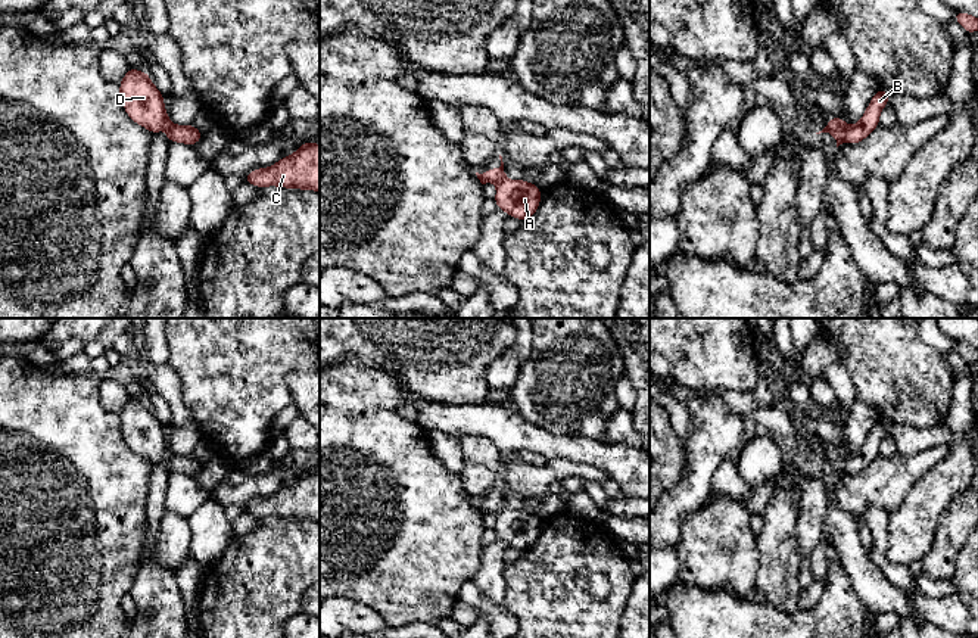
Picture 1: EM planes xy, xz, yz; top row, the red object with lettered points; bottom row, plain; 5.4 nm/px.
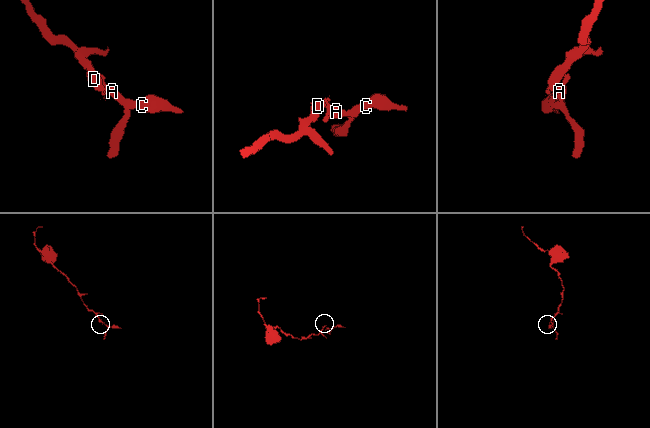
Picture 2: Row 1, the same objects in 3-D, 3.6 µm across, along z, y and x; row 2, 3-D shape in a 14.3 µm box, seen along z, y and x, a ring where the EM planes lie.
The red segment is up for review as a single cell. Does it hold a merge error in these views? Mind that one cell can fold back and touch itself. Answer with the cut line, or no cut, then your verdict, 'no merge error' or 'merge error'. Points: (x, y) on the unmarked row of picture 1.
xy (173, 453), (168, 461), (170, 472) | merge error

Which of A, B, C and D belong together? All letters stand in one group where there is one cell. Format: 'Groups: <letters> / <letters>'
Groups: A B C / D

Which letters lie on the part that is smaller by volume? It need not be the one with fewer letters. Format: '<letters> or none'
A, B, C

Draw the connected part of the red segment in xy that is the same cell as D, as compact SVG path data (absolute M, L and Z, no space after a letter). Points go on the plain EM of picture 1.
M130 396L119 413L119 426L127 446L156 464L166 455L168 469L171 451L165 441L163 424L156 418L146 401Z

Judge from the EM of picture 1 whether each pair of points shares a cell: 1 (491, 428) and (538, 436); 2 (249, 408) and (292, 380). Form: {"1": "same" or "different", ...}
{"1": "same", "2": "different"}

